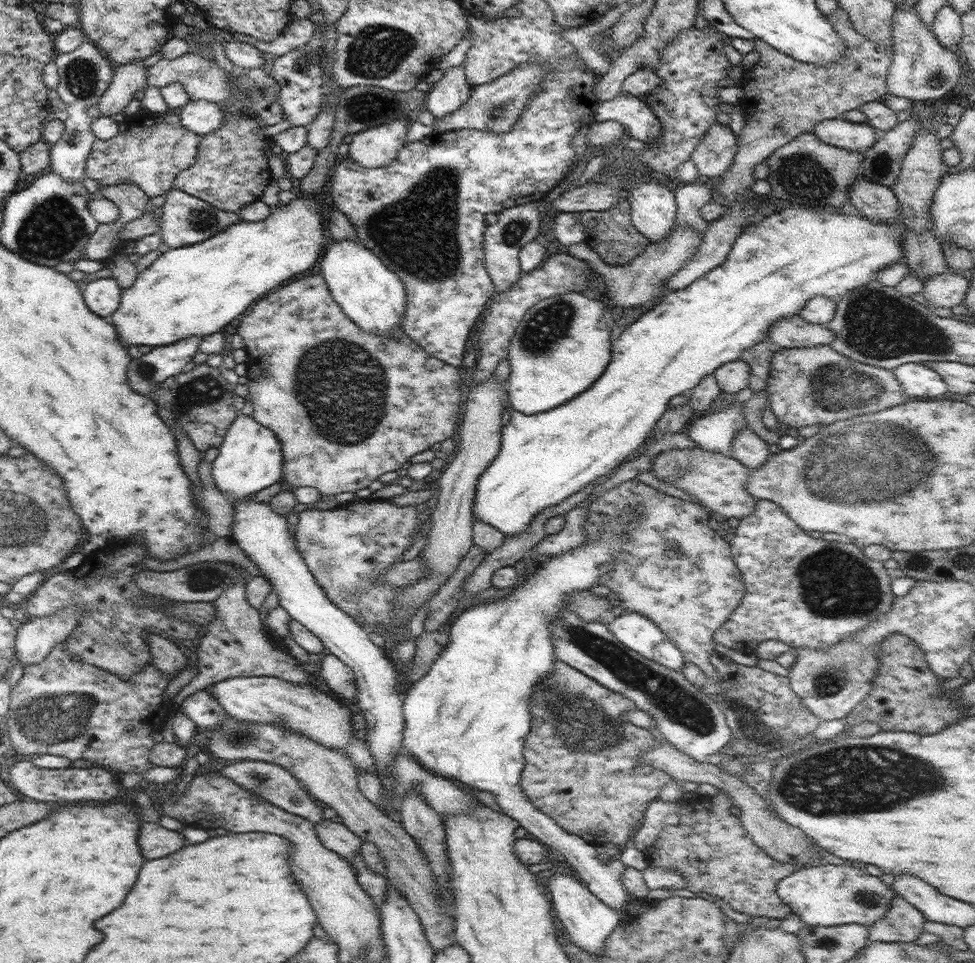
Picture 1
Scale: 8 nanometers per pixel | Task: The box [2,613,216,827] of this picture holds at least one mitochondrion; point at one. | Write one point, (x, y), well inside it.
(49, 718)

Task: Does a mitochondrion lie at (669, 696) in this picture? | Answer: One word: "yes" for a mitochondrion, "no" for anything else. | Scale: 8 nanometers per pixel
yes

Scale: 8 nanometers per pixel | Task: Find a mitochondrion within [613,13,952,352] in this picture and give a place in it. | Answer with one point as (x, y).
(800, 176)

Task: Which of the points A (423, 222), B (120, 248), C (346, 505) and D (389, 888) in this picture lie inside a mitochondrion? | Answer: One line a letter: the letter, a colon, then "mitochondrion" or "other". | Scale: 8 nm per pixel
A: mitochondrion
B: other
C: other
D: other

